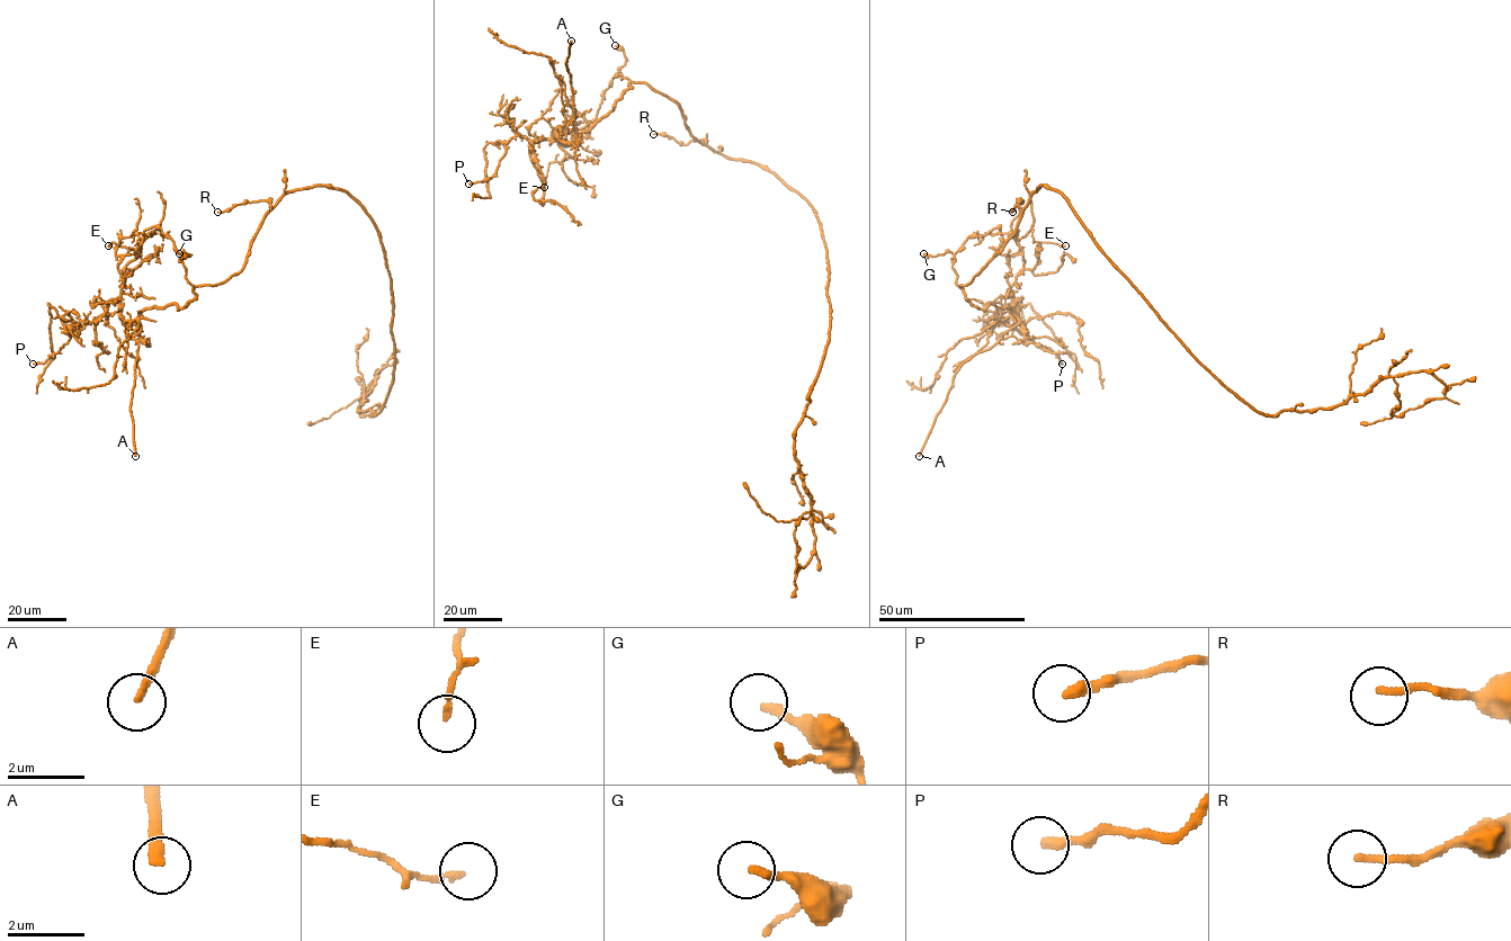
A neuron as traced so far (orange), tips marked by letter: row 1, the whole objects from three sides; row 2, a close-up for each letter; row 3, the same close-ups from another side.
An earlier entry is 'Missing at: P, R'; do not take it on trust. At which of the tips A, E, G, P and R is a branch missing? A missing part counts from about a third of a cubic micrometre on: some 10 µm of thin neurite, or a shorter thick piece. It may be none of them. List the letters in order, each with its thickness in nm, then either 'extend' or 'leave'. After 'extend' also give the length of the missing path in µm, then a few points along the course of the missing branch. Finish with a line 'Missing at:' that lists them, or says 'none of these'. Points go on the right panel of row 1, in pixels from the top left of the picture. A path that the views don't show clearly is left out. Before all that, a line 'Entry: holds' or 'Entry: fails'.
Entry: fails
A: calibre 240 nm; extend; missing 50 µm
E: calibre 150 nm; leave
G: calibre 200 nm; leave
P: calibre 280 nm; extend; missing 35 µm
R: calibre 180 nm; leave
Missing at: A, P

